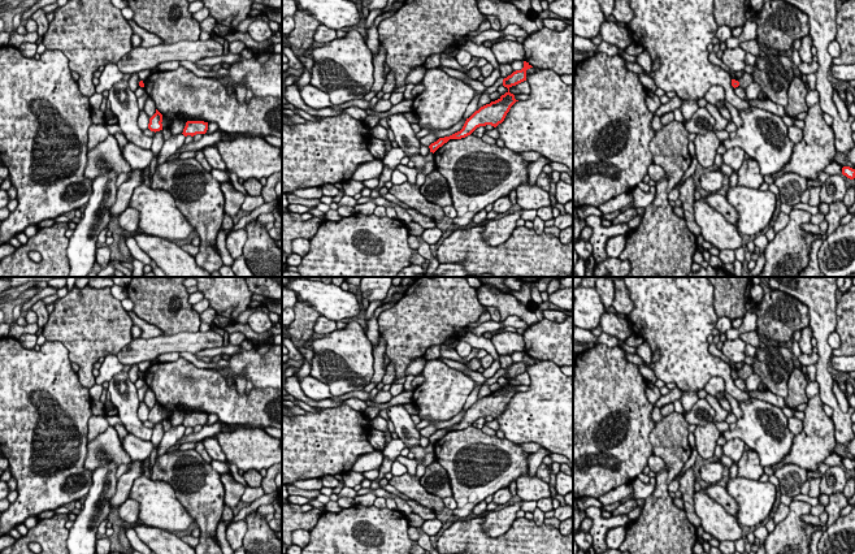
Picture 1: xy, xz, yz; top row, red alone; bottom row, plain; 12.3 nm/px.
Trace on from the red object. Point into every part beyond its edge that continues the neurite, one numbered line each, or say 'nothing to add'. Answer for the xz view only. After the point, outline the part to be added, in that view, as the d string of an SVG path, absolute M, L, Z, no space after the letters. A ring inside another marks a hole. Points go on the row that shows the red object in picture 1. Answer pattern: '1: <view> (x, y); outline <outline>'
1: xz (419, 160); outline M429 152L426 156L416 155L409 157L409 160L415 163L415 168L418 170L416 186L420 187L426 179L426 174L422 172L422 168L426 163L434 161L434 153Z

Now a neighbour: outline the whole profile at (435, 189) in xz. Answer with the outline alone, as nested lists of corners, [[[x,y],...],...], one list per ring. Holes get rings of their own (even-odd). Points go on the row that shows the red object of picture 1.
[[[437,168],[426,174],[425,182],[420,186],[420,192],[426,198],[428,202],[434,203],[439,207],[453,204],[448,182],[437,170]]]

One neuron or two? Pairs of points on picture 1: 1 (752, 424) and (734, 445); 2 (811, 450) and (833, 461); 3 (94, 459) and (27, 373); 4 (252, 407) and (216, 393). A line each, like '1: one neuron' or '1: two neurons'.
1: two neurons
2: two neurons
3: two neurons
4: one neuron

